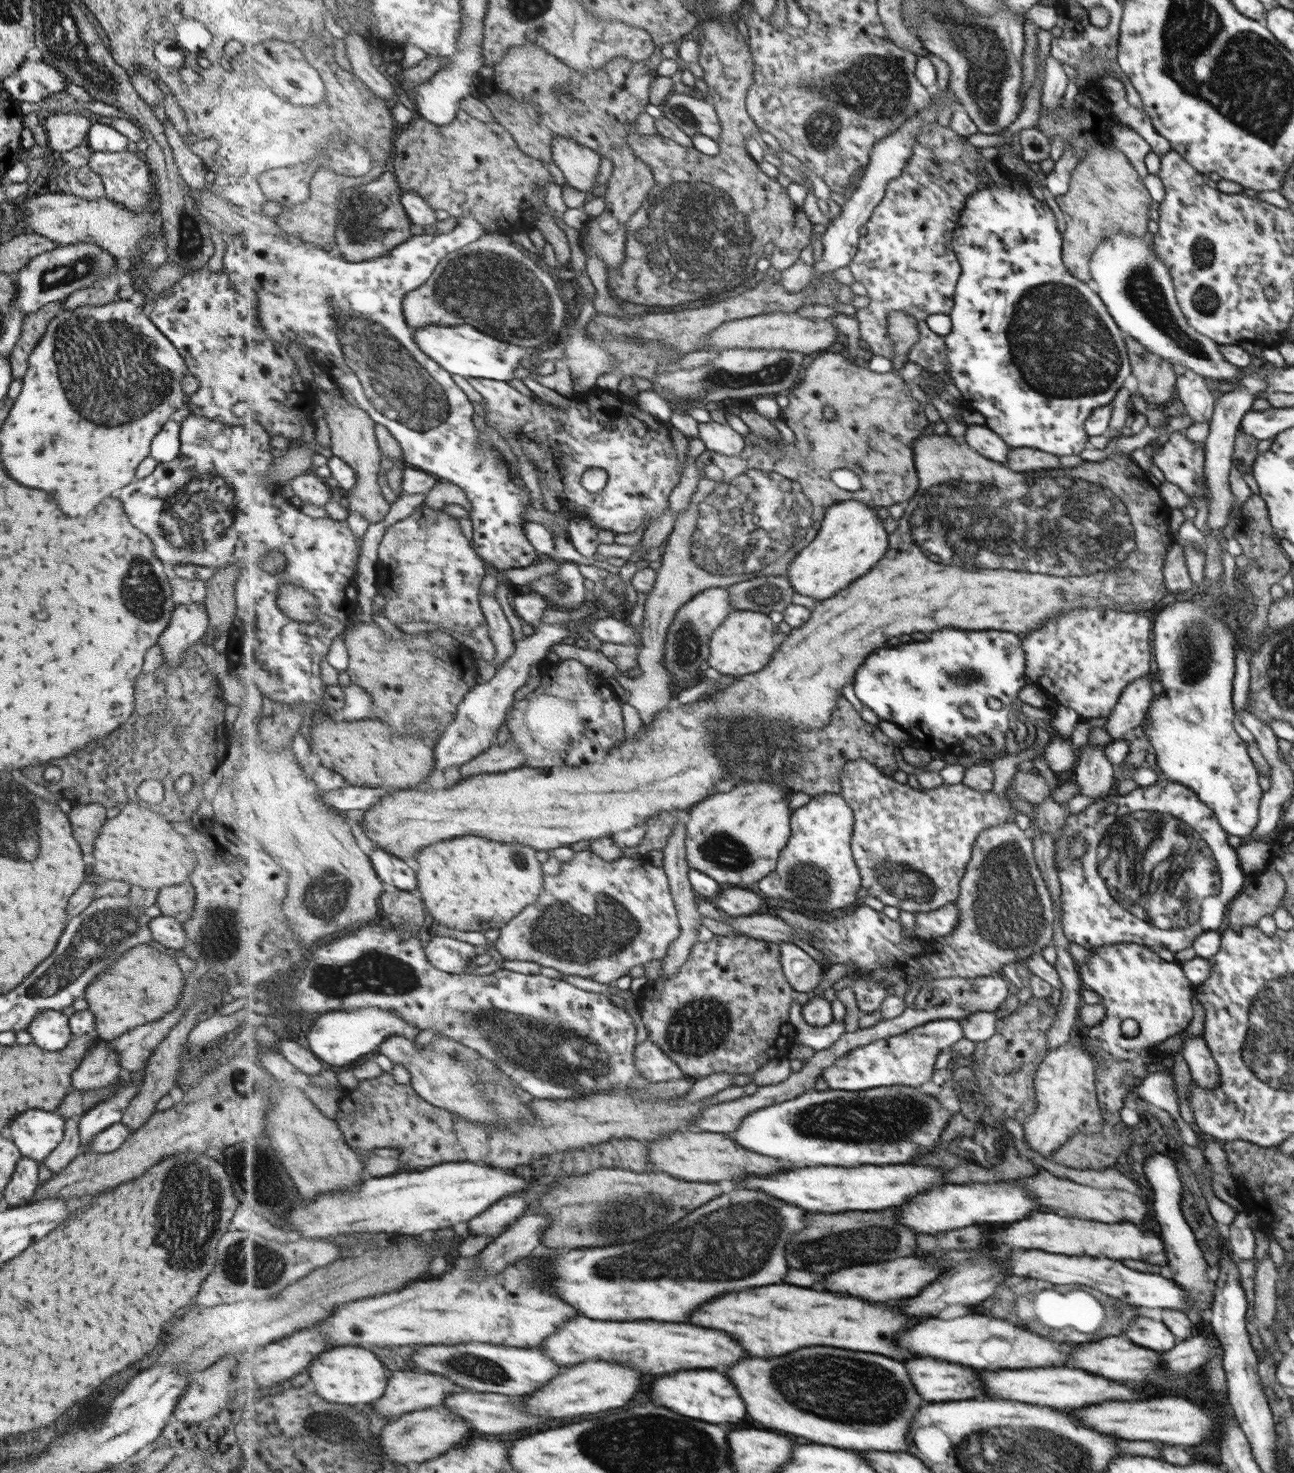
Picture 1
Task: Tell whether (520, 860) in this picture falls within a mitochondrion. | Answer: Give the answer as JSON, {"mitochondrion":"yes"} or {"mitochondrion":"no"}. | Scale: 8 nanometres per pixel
{"mitochondrion":"yes"}

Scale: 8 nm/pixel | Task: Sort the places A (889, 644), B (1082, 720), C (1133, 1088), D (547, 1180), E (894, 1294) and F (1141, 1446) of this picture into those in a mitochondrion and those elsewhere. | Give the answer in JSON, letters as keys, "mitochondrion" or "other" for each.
{"A":"other","B":"other","C":"other","D":"other","E":"other","F":"other"}

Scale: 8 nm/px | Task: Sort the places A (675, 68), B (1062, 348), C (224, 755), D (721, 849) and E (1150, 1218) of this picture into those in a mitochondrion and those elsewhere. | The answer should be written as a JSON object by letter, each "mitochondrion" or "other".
{"A":"other","B":"mitochondrion","C":"other","D":"mitochondrion","E":"other"}

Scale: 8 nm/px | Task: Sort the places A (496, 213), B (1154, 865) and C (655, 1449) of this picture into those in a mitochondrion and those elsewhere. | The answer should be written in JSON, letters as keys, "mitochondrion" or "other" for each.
{"A":"other","B":"mitochondrion","C":"mitochondrion"}

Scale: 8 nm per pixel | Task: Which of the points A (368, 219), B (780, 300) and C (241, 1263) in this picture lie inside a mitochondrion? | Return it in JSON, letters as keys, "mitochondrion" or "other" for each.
{"A":"mitochondrion","B":"other","C":"mitochondrion"}

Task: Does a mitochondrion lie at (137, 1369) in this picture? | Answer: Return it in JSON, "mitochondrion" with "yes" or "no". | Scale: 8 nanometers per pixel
{"mitochondrion":"no"}

